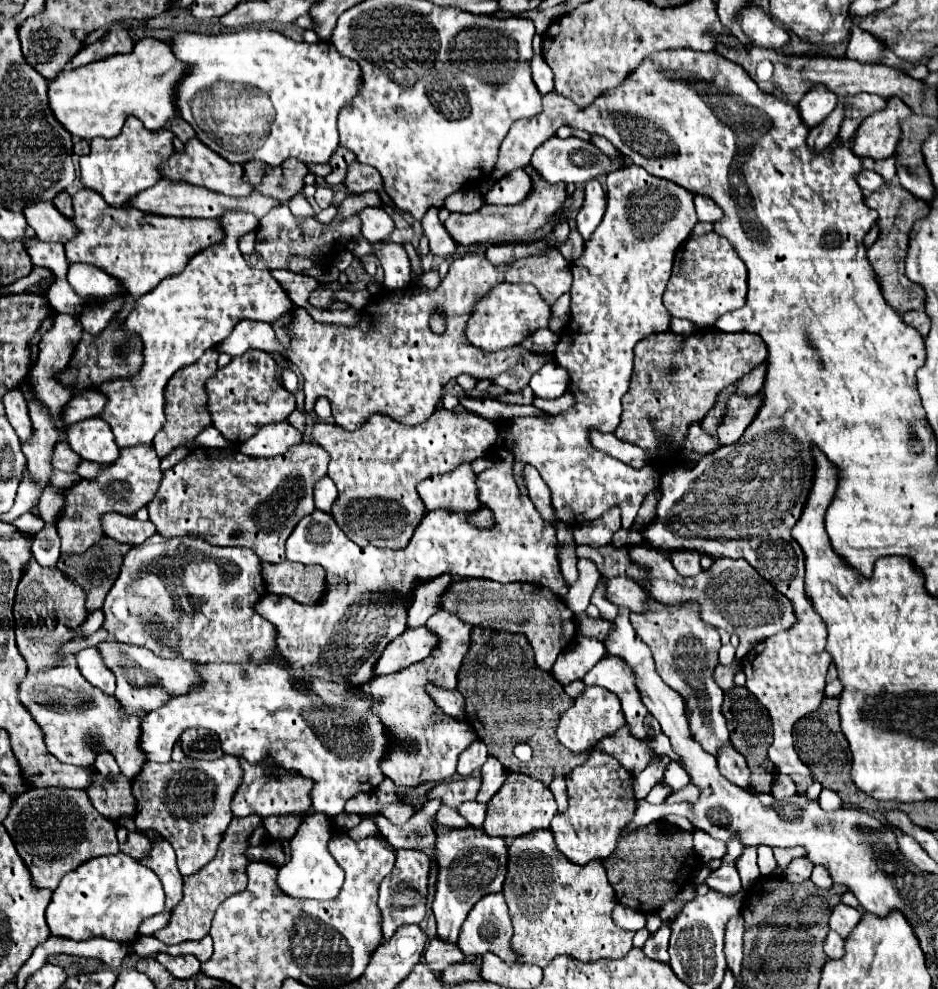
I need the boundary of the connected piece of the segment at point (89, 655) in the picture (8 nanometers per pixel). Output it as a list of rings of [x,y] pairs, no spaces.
[[[86,648],[76,654],[76,666],[84,674],[84,678],[100,688],[104,694],[113,694],[116,689],[116,677],[108,668],[104,668],[104,662],[96,652],[96,648]]]

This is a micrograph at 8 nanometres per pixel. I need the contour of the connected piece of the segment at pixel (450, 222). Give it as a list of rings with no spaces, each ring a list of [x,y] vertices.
[[[544,178],[534,180],[532,192],[526,196],[524,202],[514,206],[494,206],[484,204],[478,212],[472,214],[450,214],[444,222],[446,232],[456,240],[456,244],[468,246],[468,244],[480,244],[480,242],[524,242],[532,238],[538,230],[544,228],[544,224],[560,214],[560,206],[566,200],[564,184],[548,184]]]

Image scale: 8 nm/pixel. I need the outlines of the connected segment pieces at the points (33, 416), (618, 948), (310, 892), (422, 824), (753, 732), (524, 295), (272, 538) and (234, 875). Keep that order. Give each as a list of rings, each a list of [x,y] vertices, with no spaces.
[[[28,402],[30,410],[30,422],[34,426],[34,434],[30,436],[30,442],[22,442],[22,452],[28,458],[28,468],[38,480],[40,486],[48,486],[48,478],[52,472],[52,450],[58,442],[58,432],[54,430],[54,422],[50,422],[50,416],[38,402]]]
[[[534,830],[526,836],[518,836],[510,844],[508,874],[502,892],[510,908],[510,918],[514,926],[514,936],[510,944],[518,954],[518,962],[522,964],[536,964],[544,968],[554,956],[560,954],[572,956],[580,962],[596,962],[608,958],[622,958],[632,948],[634,932],[618,928],[612,920],[616,896],[606,878],[606,870],[602,862],[594,860],[588,866],[574,866],[568,858],[562,858],[562,854],[558,854],[550,830]]]
[[[312,814],[302,822],[298,832],[290,838],[292,860],[278,870],[276,882],[284,894],[288,894],[290,898],[314,898],[314,900],[332,900],[338,896],[344,882],[344,870],[328,852],[328,840],[330,840],[330,818],[326,814]]]
[[[430,800],[422,810],[416,810],[412,818],[400,826],[390,824],[386,818],[380,818],[380,830],[388,842],[399,849],[416,849],[430,854],[436,844],[436,834],[432,830],[432,818],[436,816],[442,802]]]
[[[734,686],[732,690],[724,692],[722,714],[728,722],[728,730],[730,730],[734,748],[738,752],[742,752],[748,762],[748,768],[752,772],[752,788],[758,792],[766,792],[766,788],[772,786],[774,772],[776,772],[768,758],[768,746],[772,742],[772,722],[770,722],[768,710],[746,690],[746,686]]]
[[[500,282],[476,302],[466,324],[466,340],[484,352],[498,352],[506,346],[516,346],[522,338],[532,336],[538,328],[546,328],[548,320],[550,306],[542,300],[534,284]]]
[[[306,442],[290,446],[278,458],[250,458],[236,448],[198,448],[164,472],[160,490],[148,504],[150,520],[164,538],[198,536],[212,546],[250,548],[264,562],[284,562],[288,534],[314,510],[312,488],[326,476],[328,460],[324,448]]]
[[[256,814],[246,816],[246,818],[234,818],[220,842],[218,854],[196,874],[192,876],[184,876],[184,898],[178,902],[178,906],[172,912],[170,924],[162,930],[158,930],[154,934],[154,938],[158,938],[160,942],[174,946],[186,940],[202,940],[204,936],[208,936],[210,932],[210,924],[212,924],[212,916],[216,912],[216,908],[232,894],[246,890],[248,886],[248,876],[246,876],[246,866],[248,866],[248,858],[246,858],[246,850],[248,850],[248,838],[254,832],[254,828],[260,824],[260,818]]]

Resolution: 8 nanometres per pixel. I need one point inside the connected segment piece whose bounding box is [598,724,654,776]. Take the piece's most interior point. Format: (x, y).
(634, 755)

